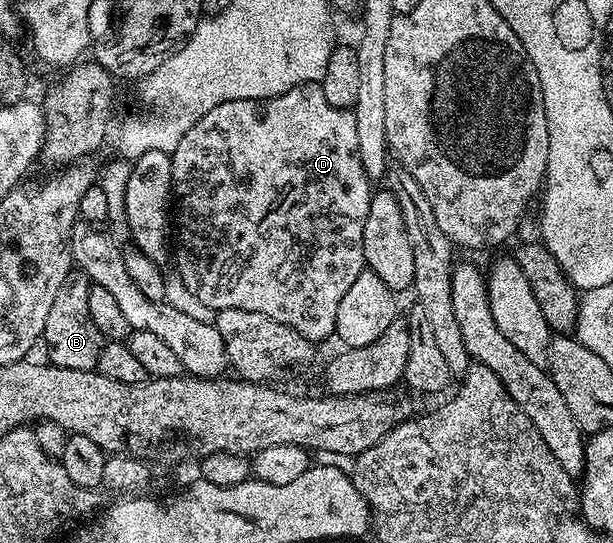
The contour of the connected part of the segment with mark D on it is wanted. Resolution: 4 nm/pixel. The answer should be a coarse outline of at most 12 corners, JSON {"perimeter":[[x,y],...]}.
{"perimeter":[[216,104],[176,274],[321,344],[366,269],[353,109]]}

